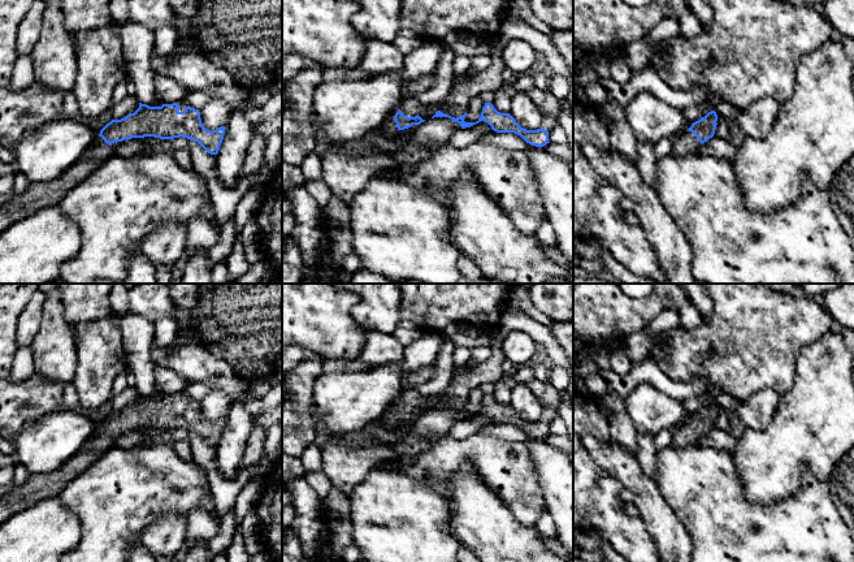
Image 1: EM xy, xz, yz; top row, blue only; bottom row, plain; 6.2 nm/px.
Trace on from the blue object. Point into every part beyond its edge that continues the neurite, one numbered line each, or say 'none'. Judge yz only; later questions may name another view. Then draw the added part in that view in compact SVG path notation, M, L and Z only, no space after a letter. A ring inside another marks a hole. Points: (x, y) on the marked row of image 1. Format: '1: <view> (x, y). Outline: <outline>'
1: yz (685, 143). Outline: M689 130L672 139L672 154L675 156L685 156L695 152L701 146L699 139Z

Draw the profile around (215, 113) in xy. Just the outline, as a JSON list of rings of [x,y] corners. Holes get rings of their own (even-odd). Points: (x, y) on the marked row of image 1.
[[[211,98],[209,101],[199,111],[201,124],[207,130],[217,130],[227,124],[233,105],[222,99]]]

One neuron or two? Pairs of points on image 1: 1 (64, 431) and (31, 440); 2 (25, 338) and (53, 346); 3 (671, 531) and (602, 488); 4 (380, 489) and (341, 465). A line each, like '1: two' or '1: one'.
1: one
2: two
3: two
4: two

